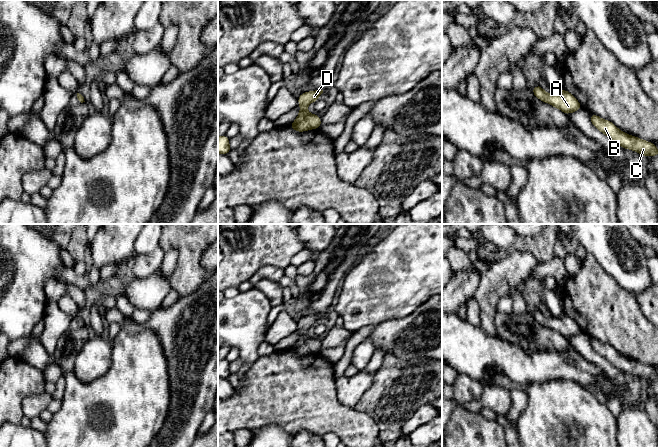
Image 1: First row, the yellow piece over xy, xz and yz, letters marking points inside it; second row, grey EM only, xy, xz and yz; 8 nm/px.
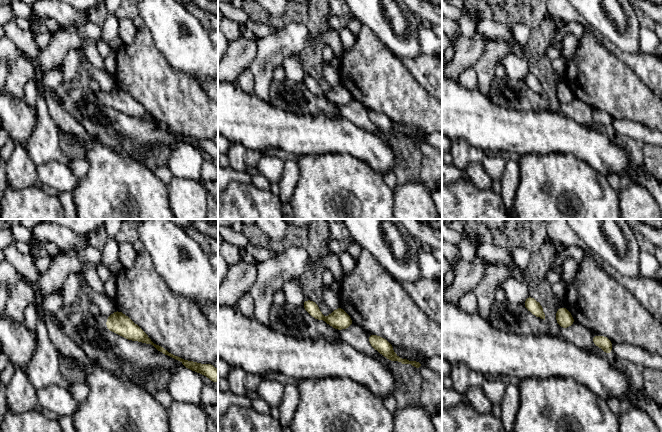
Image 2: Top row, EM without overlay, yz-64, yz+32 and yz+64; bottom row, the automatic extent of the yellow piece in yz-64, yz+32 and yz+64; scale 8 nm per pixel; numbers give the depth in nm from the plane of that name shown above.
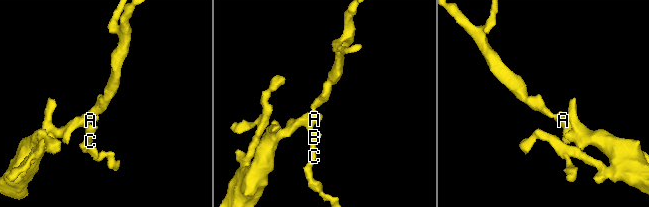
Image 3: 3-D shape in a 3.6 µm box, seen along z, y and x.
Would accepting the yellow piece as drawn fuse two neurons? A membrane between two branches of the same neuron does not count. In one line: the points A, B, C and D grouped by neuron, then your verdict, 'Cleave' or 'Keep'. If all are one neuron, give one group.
Groups: A B C D. Keep

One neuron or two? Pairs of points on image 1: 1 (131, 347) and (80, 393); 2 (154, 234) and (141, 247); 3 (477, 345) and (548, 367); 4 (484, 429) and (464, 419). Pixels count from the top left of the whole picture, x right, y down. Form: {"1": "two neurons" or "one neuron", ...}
{"1": "one neuron", "2": "one neuron", "3": "one neuron", "4": "one neuron"}

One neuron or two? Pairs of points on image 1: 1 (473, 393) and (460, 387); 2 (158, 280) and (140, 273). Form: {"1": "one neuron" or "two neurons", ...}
{"1": "one neuron", "2": "two neurons"}

